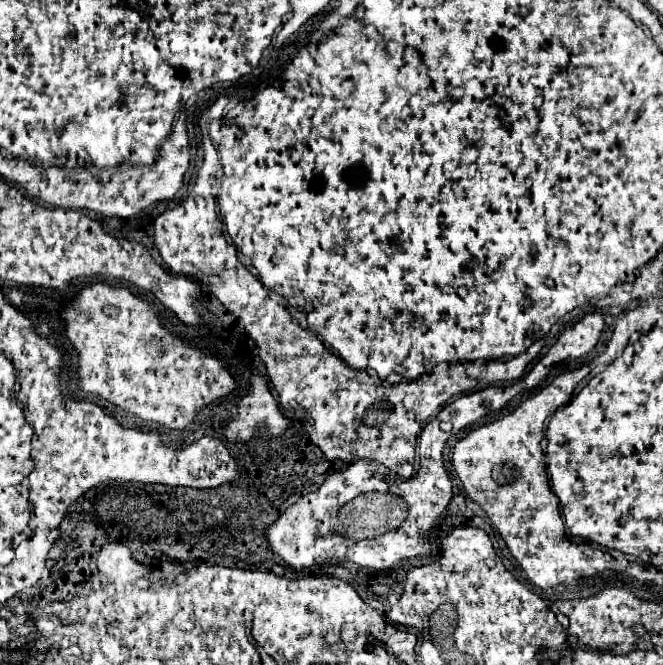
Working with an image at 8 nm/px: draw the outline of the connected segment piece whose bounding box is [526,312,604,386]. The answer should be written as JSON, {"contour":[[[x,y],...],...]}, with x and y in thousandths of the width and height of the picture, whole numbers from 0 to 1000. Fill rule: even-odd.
{"contour":[[[893,469],[881,475],[863,493],[851,496],[845,508],[839,511],[839,517],[827,526],[827,532],[817,541],[811,541],[811,547],[793,565],[796,580],[808,580],[811,574],[817,574],[836,547],[857,541],[857,538],[872,538],[878,532],[887,532],[899,520],[908,502],[908,493],[911,493],[908,475],[902,469]]]}

